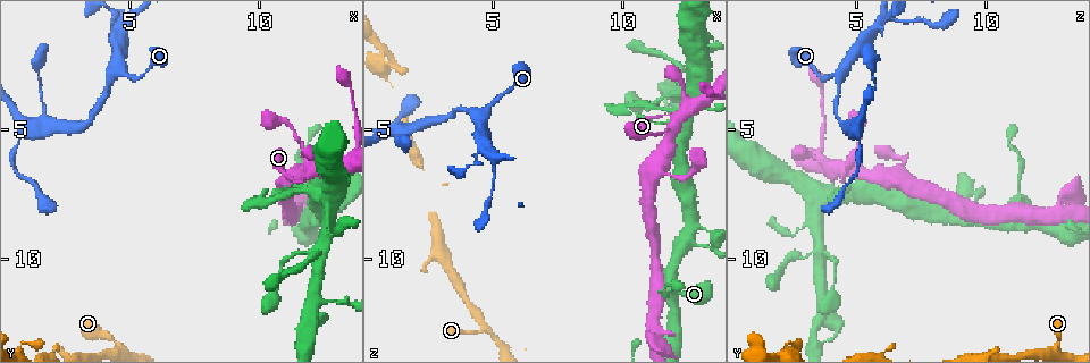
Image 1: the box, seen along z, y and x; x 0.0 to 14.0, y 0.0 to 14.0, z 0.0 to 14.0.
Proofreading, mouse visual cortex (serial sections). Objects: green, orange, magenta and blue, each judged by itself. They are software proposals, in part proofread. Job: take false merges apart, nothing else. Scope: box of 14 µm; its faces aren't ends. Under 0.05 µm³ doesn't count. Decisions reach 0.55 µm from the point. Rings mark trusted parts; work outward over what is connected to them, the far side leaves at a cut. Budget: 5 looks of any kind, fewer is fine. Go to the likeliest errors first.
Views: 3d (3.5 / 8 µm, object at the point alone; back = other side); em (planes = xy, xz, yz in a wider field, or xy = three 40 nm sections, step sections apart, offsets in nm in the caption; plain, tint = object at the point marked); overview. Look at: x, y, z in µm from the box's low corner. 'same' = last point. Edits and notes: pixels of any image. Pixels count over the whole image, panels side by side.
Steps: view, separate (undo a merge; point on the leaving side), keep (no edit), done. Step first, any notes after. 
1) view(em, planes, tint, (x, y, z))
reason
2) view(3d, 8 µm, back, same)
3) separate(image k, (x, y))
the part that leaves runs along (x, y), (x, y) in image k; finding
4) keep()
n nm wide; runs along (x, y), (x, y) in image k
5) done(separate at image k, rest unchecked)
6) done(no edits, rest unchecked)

view(3d, 3.5 µm, back, (11.9, 7.1, 11.3))
calibre changes

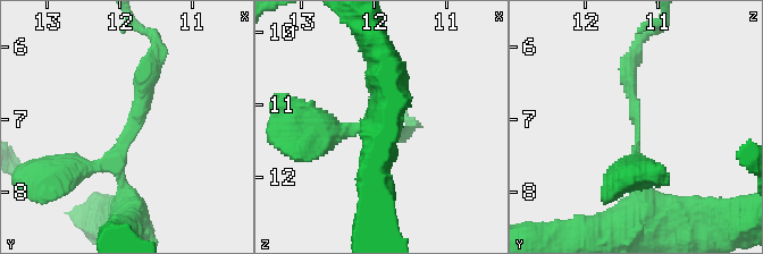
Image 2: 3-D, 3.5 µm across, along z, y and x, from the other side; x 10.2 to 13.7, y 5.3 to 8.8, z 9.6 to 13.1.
view(em, xy, step 5, tint, (11.80, 7.15, 11.30))

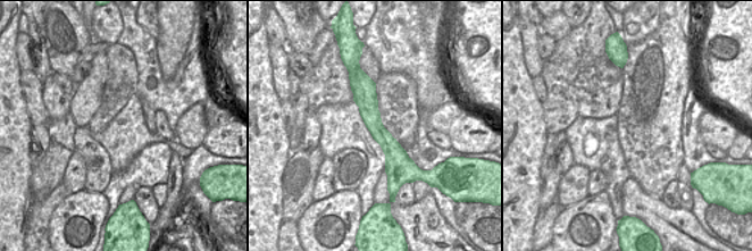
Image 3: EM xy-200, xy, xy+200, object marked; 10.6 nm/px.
keep()
arms of 200, 200 nm; runs along (364, 80), (391, 147), (390, 174) in image 3; all the same cell

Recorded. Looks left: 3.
view(3d, 8 µm, (4.7, 13.3, 12.7))
three-way junction

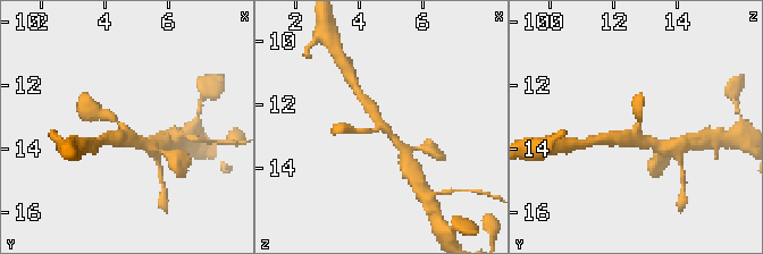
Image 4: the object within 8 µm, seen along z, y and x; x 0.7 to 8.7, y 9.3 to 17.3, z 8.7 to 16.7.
view(3d, 3.5 µm, (4.7, 13.3, 12.7))
zoom in

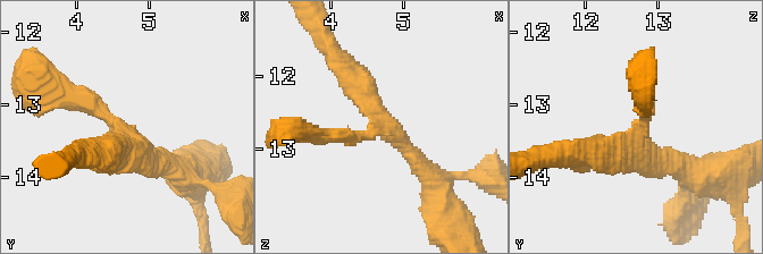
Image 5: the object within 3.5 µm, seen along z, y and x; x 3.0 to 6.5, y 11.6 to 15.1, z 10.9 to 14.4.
view(em, planes, tint, (4.60, 13.35, 12.70))
now the EM

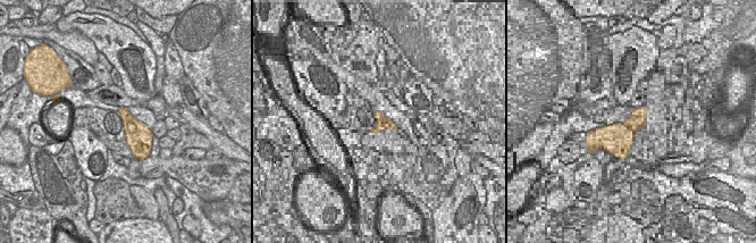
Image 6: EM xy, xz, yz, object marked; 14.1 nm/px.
keep()
340 nm wide; runs along (642, 93), (636, 138), (586, 152) in image 5; continuous, no second cell

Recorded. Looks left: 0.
done(no edits, rest unchecked)

